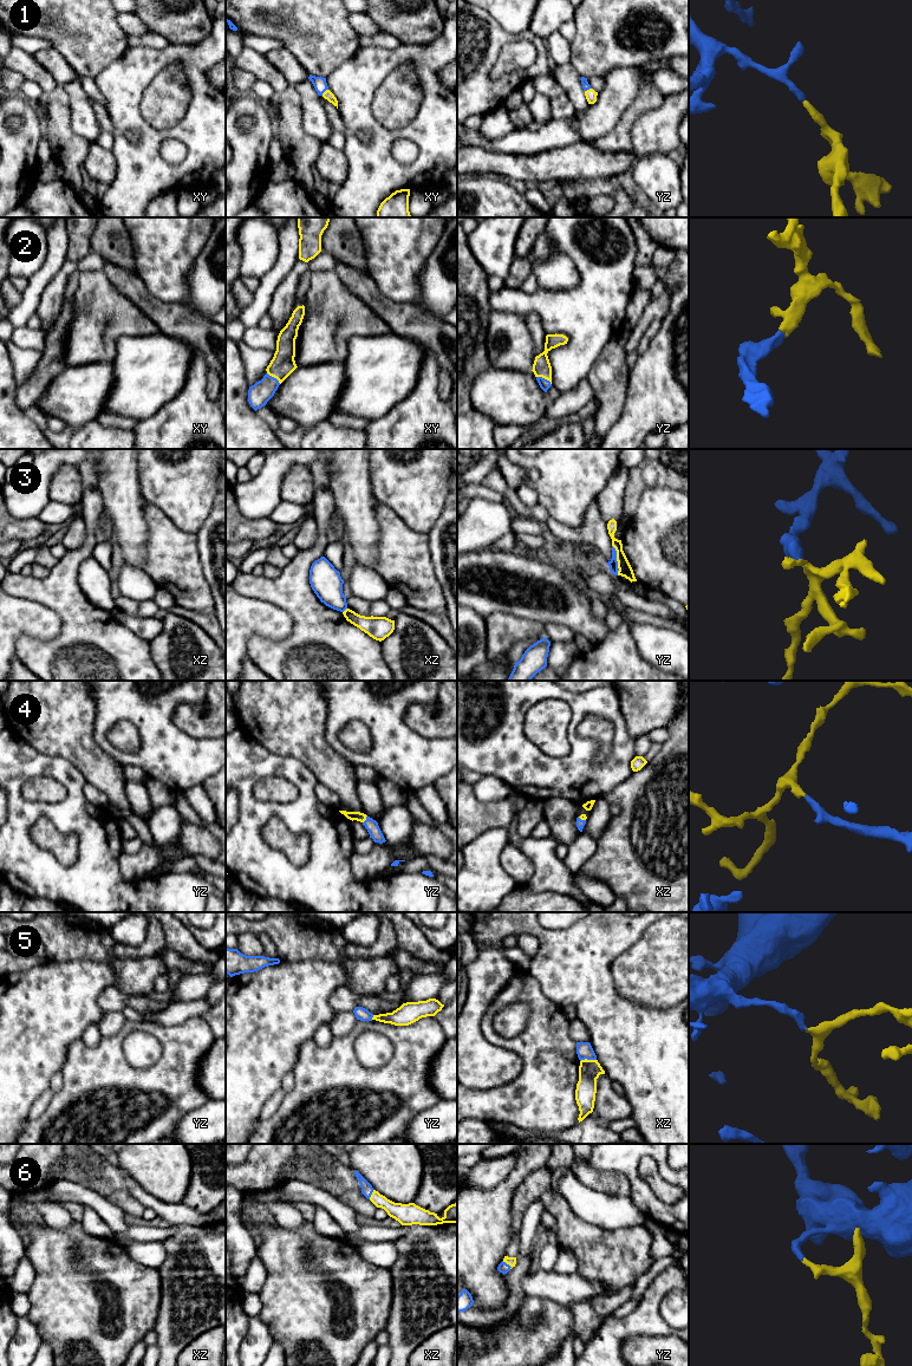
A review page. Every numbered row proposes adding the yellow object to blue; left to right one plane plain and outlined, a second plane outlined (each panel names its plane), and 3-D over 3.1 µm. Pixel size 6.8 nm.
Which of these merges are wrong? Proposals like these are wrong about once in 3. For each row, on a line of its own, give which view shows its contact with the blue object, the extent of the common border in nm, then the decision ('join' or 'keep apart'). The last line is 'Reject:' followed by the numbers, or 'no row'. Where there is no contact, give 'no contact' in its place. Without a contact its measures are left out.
1: contact in xy; length 60 nm; join
2: contact in yz; length 120 nm; join
3: contact in yz; length 220 nm; keep apart
4: contact in yz; length 60 nm; join
5: contact in xz; length 110 nm; join
6: contact in yz; length 80 nm; join
Reject: 3

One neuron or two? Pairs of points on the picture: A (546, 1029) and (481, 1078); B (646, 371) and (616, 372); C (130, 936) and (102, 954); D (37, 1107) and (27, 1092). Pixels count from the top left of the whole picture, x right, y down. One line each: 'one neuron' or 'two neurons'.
A: two neurons
B: two neurons
C: two neurons
D: two neurons

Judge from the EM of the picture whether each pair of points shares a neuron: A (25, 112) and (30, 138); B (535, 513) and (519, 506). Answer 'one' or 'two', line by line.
A: one
B: one

